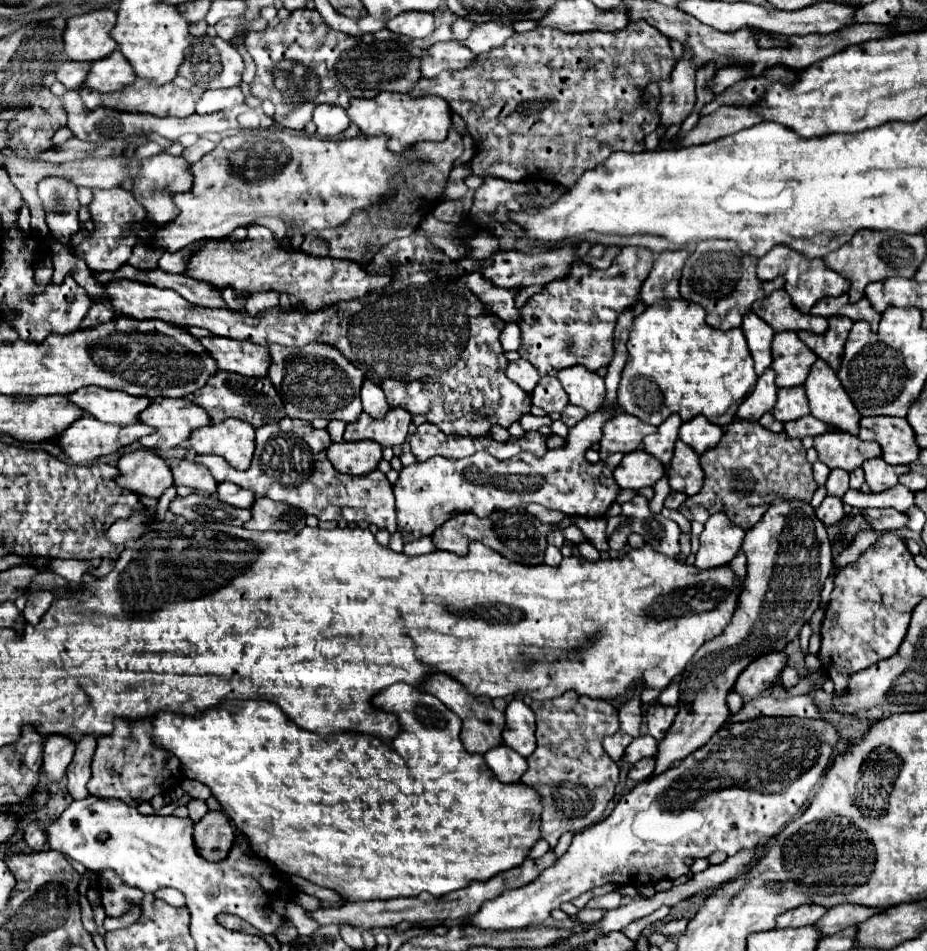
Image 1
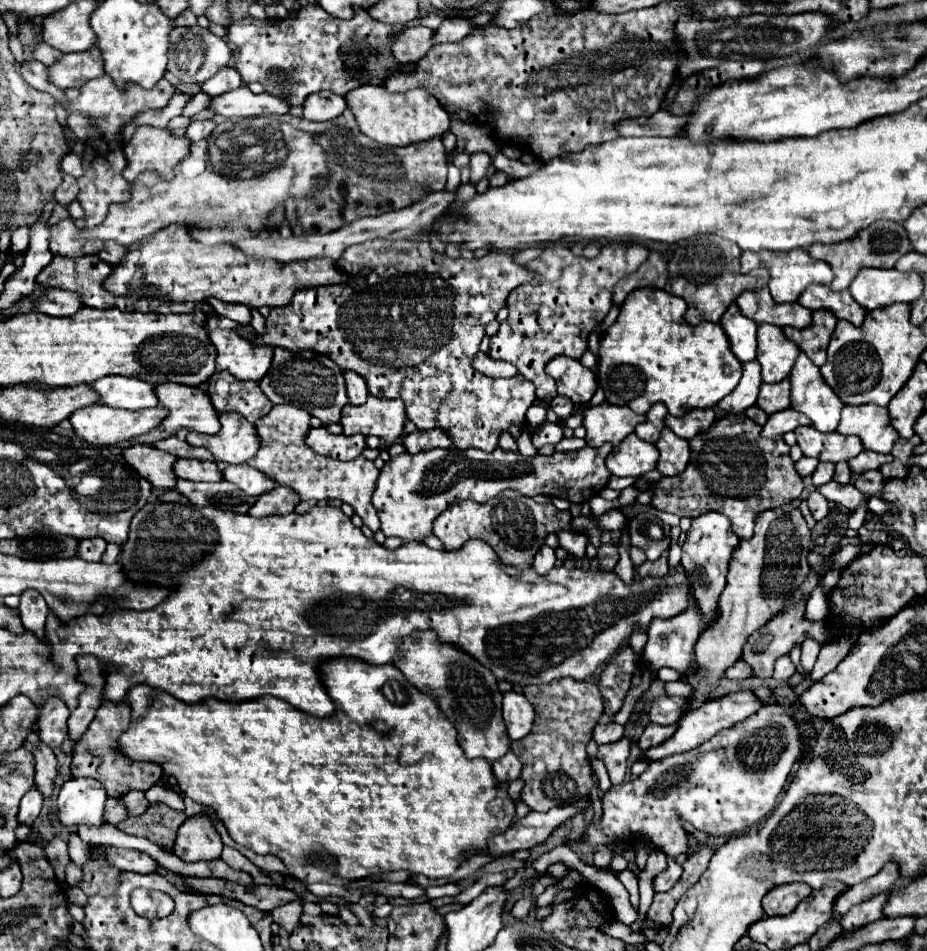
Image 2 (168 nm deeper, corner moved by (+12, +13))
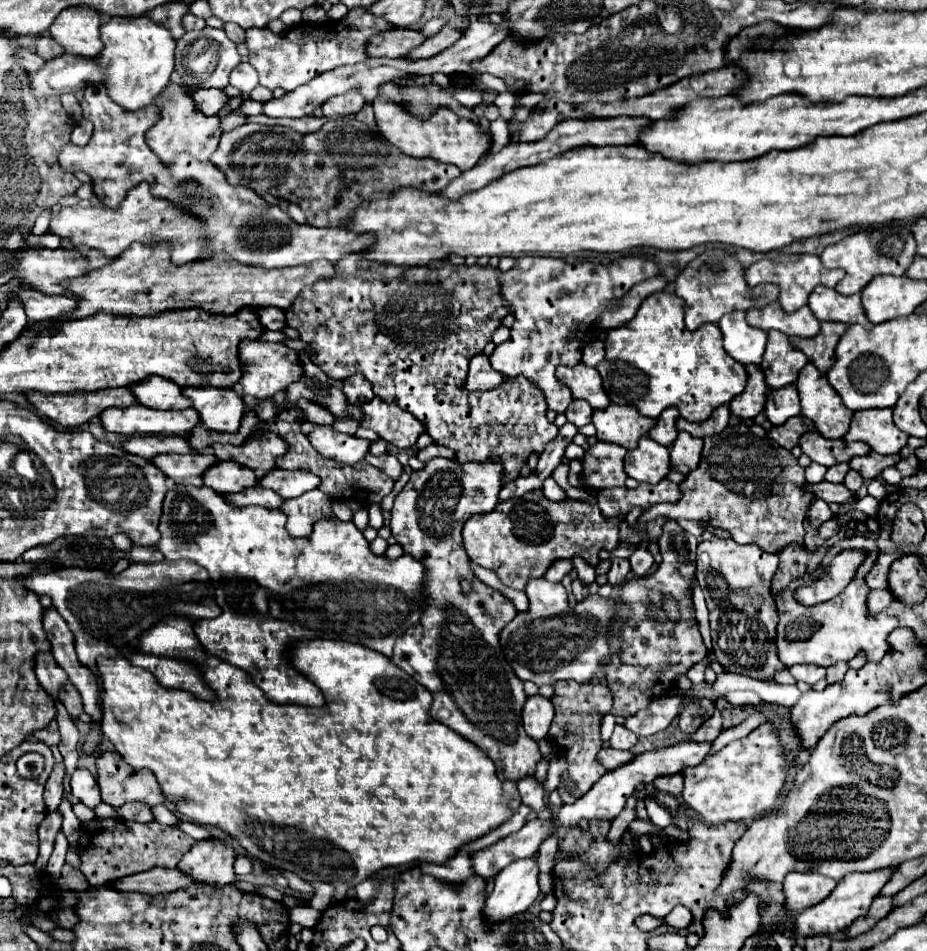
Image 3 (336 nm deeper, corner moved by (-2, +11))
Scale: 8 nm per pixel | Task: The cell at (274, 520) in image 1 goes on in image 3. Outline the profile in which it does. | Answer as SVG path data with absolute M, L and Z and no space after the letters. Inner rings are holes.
M311 490L299 498L285 500L281 512L287 516L291 536L309 536L315 520L333 518L331 498L321 490Z

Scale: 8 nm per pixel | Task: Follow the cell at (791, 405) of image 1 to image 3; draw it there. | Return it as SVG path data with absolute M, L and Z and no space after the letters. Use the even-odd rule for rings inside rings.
M791 384L791 386L779 388L779 390L771 390L769 396L767 396L767 402L765 402L765 410L763 412L765 412L767 420L773 426L779 426L779 424L787 422L789 418L797 416L801 412L797 388Z

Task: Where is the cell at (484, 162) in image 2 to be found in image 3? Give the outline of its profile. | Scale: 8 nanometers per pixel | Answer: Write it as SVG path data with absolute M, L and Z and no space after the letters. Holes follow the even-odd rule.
M499 117L495 121L490 123L490 132L492 135L492 146L490 153L495 154L504 148L510 141L510 134L507 128L507 122L503 121L502 117Z

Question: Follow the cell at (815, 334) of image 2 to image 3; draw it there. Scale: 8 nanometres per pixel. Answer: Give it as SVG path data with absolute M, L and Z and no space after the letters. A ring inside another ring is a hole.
M823 322L821 324L821 332L813 338L791 338L791 346L801 350L811 364L815 364L815 368L821 374L827 374L833 360L835 360L835 346L839 342L839 338L843 336L843 332L847 330L847 324L839 324L839 322Z

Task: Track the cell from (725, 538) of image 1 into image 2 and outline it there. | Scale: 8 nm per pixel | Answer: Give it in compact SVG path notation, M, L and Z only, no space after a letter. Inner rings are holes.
M709 512L709 514L701 514L699 518L693 518L691 528L687 532L681 566L689 572L689 578L693 582L693 598L697 600L701 612L705 614L705 624L709 624L717 616L717 600L725 588L727 564L731 560L731 552L737 546L737 542L739 538L733 534L729 526L729 518L717 512Z

